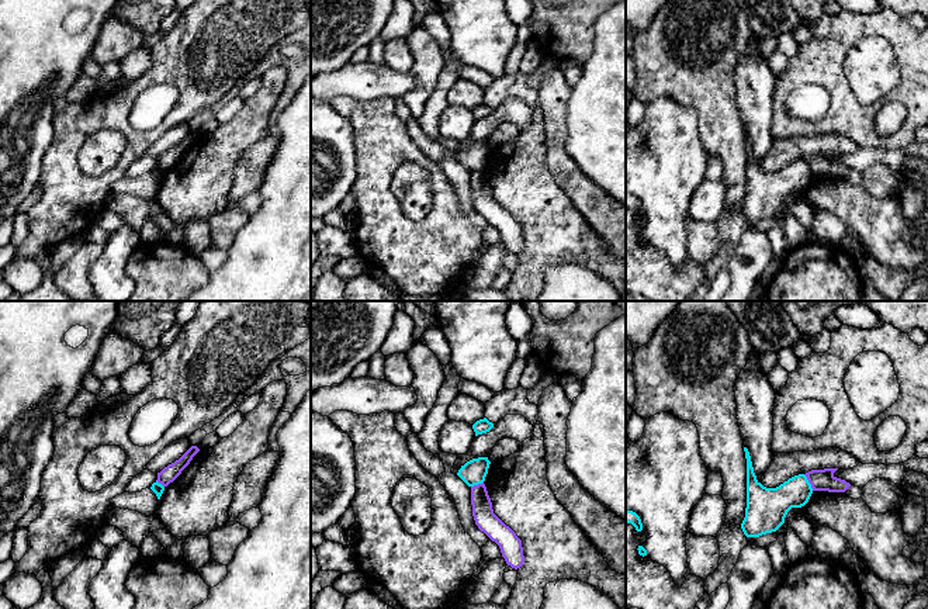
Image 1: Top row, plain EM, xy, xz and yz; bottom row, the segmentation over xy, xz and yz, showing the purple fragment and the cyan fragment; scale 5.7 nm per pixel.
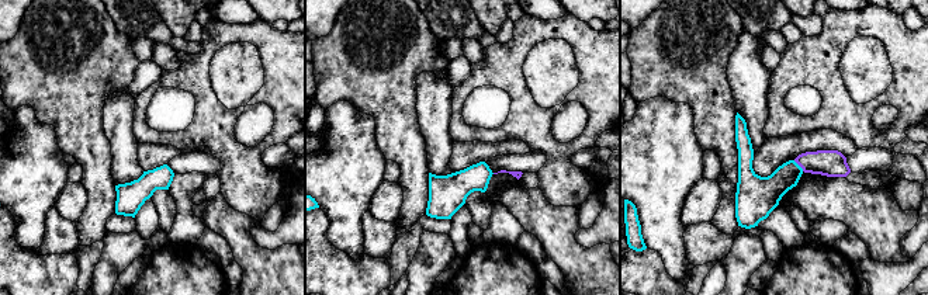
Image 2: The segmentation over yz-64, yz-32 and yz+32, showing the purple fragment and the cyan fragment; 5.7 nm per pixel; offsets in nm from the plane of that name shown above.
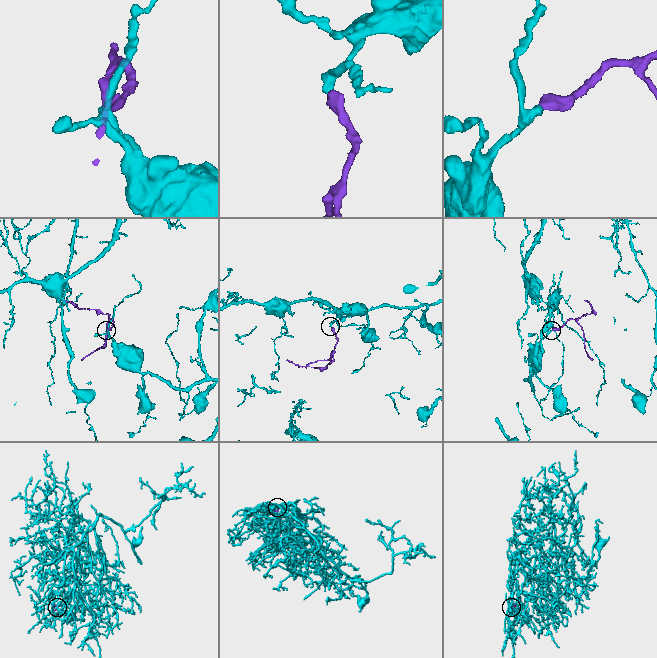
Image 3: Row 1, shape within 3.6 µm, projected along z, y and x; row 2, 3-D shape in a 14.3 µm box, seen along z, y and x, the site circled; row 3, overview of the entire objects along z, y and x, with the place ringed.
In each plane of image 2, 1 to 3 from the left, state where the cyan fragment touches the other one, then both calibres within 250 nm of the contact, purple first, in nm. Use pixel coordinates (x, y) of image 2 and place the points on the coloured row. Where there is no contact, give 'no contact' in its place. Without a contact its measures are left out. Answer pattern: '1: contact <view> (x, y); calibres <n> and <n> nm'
1: no contact
2: no contact
3: contact yz+32 (799, 165); calibres 160 and 190 nm

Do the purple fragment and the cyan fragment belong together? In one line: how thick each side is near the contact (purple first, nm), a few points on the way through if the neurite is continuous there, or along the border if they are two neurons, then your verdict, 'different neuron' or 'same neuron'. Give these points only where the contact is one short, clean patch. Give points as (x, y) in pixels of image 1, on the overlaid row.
130 nm thick on the purple side, 190 nm on the other; border along yz (803, 474), (813, 490); different neuron

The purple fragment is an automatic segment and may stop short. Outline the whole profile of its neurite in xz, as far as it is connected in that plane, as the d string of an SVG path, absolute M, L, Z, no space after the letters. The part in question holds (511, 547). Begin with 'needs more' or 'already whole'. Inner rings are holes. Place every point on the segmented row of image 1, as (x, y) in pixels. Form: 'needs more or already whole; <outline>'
already whole; M484 482L471 487L471 505L478 529L499 546L508 565L515 570L520 568L524 563L522 540L494 513Z

